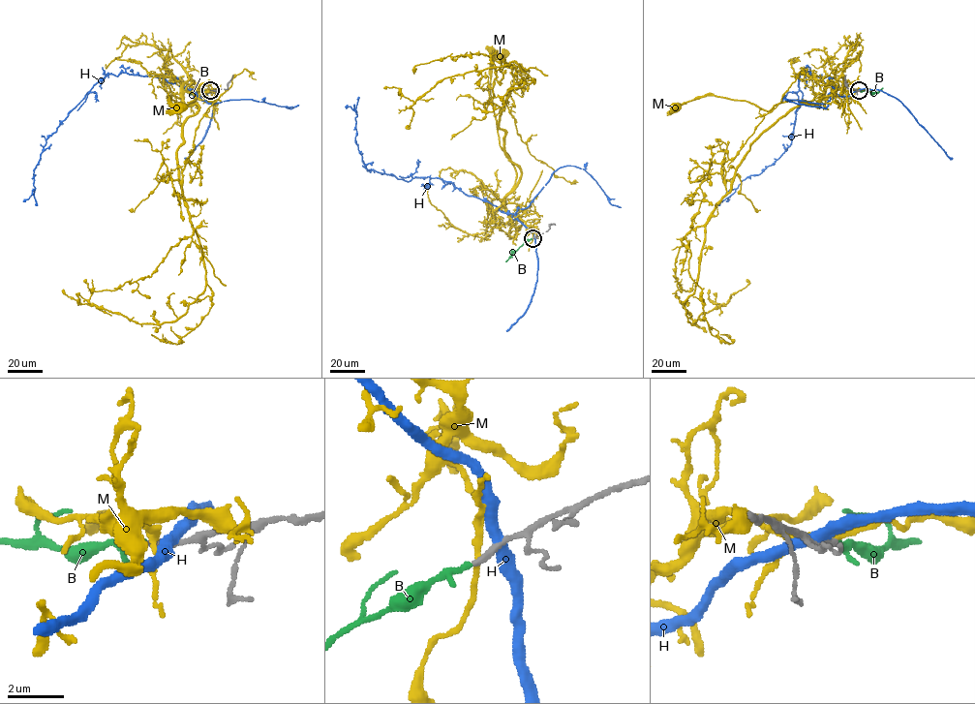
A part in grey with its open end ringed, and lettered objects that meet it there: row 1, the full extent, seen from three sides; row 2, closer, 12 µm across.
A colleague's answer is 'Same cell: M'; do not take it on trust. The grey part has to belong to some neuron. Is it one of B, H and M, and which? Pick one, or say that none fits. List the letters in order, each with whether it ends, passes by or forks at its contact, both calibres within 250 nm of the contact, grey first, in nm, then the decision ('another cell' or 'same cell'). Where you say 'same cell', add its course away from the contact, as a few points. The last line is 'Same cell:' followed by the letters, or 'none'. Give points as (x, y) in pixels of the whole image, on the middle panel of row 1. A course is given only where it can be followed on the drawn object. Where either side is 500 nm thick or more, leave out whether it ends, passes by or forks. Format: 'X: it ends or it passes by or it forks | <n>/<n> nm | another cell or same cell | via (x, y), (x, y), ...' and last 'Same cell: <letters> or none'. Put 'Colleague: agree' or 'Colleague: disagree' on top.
Colleague: disagree
B: it passes by | 240/160 nm | same cell | via (533, 238), (505, 261)
H: it passes by | 300/400 nm | another cell
M: it passes by | 260/190 nm | another cell
Same cell: B

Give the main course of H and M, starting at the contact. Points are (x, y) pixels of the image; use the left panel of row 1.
H: (212, 90), (197, 96), (163, 78), (121, 73), (101, 78), (46, 139), (33, 173), (37, 204)
M: (210, 90), (204, 93), (184, 83), (183, 101), (190, 104), (178, 110), (167, 95), (179, 107)

